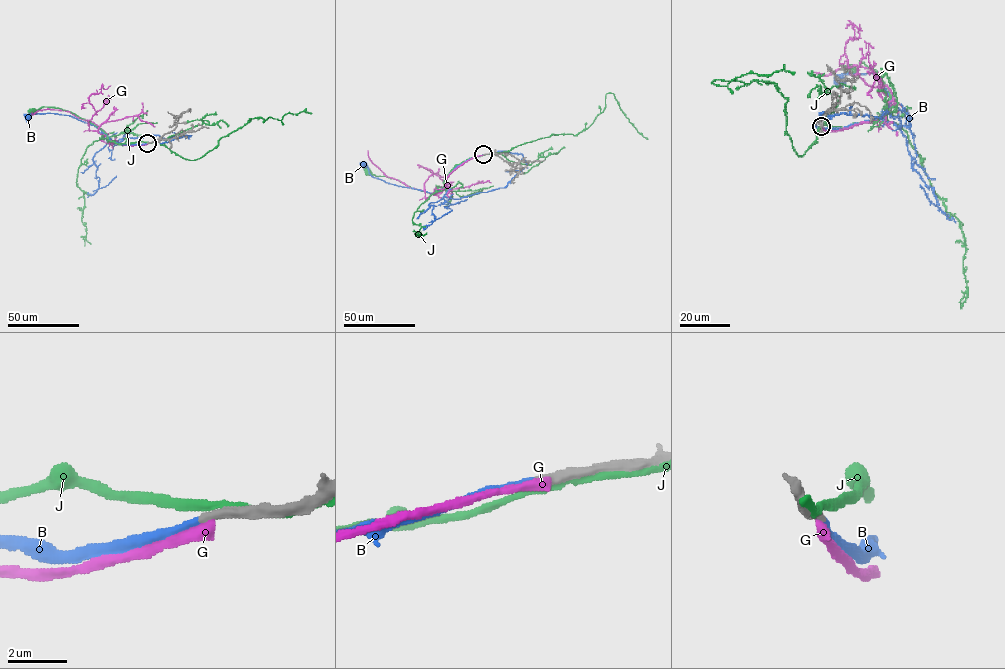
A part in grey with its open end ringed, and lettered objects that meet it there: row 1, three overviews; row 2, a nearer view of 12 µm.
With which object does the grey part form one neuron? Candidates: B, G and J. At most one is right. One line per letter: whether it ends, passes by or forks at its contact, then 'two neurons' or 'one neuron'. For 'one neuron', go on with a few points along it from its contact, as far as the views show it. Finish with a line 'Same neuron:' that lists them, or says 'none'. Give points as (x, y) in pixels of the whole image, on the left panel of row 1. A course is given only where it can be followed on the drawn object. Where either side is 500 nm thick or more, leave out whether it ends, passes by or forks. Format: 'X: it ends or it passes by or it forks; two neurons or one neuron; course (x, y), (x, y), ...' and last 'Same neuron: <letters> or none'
B: it ends; one neuron; course (147, 143), (119, 144), (109, 140), (100, 129), (70, 116), (46, 113), (27, 116)
G: it ends; two neurons
J: it passes by; two neurons
Same neuron: B

